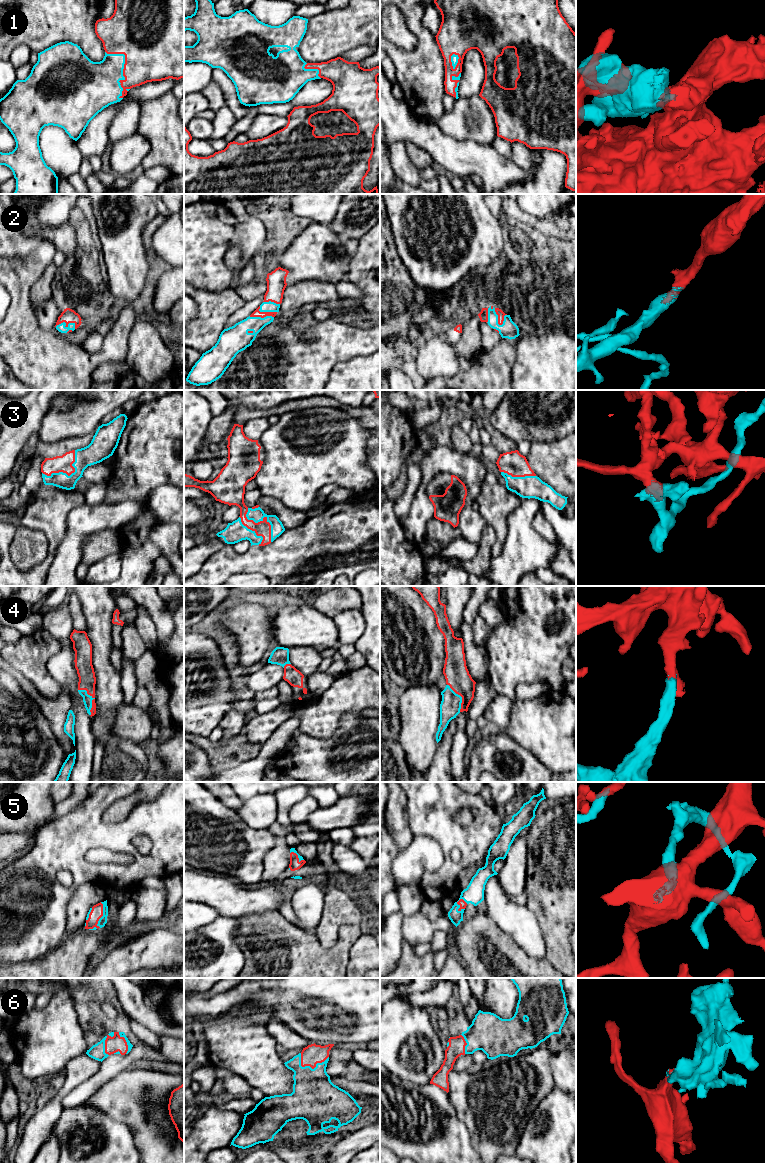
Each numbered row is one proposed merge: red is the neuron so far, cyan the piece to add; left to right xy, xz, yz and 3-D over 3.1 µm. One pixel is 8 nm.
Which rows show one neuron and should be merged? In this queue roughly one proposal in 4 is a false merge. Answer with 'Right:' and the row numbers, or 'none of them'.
Right: 1, 2, 3, 4, 5, 6

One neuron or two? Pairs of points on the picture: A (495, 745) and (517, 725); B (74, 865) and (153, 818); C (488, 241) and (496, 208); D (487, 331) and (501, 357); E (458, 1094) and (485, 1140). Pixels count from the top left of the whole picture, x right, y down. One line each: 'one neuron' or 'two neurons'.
A: two neurons
B: one neuron
C: two neurons
D: two neurons
E: one neuron

